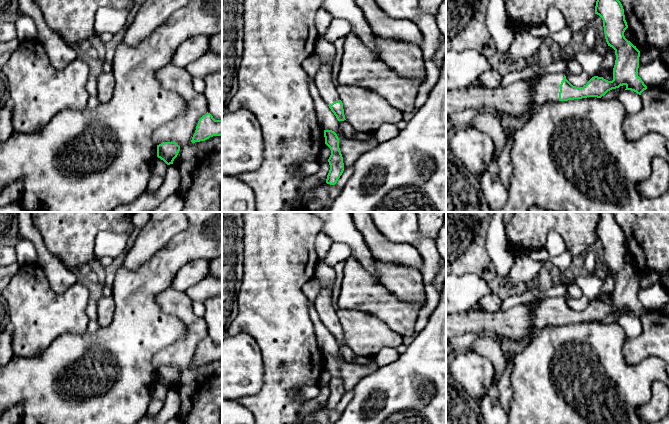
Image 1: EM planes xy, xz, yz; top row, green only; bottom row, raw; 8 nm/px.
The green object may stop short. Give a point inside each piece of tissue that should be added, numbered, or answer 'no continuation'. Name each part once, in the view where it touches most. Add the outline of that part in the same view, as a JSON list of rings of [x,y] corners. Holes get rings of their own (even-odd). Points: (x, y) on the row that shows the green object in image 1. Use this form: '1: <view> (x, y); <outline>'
1: yz (518, 97); [[[563,72],[549,73],[534,82],[519,81],[494,89],[467,88],[446,91],[446,116],[467,109],[521,114],[548,101],[559,101]]]

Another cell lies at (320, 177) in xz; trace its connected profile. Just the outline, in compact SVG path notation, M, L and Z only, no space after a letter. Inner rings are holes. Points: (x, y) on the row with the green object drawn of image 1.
M328 160L319 161L320 169L319 171L310 176L303 177L300 188L298 189L298 194L303 195L309 189L313 188L316 185L326 183L327 175L330 170L330 165Z

